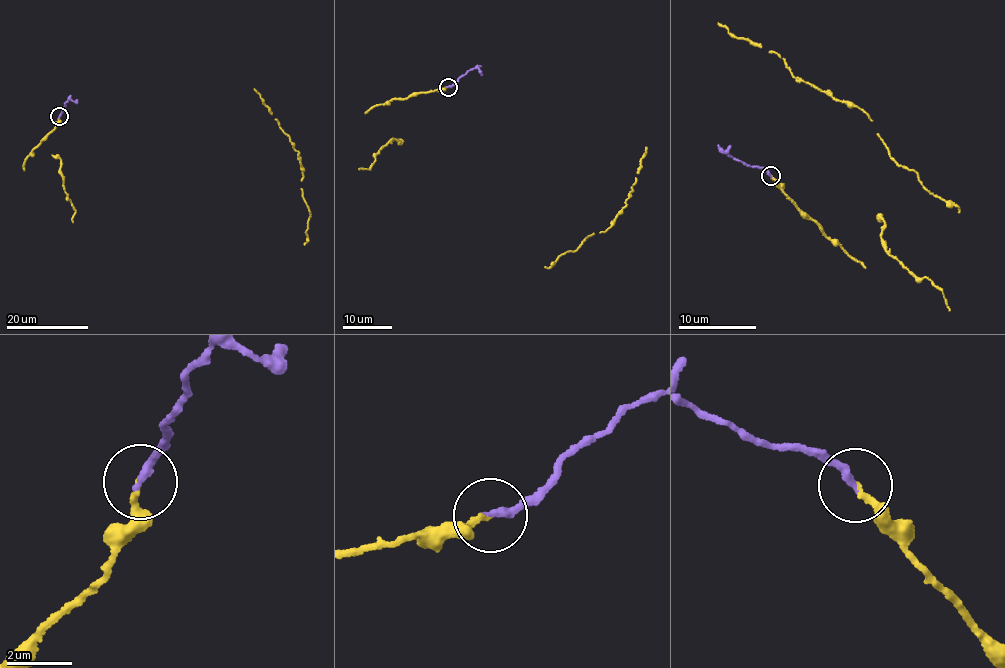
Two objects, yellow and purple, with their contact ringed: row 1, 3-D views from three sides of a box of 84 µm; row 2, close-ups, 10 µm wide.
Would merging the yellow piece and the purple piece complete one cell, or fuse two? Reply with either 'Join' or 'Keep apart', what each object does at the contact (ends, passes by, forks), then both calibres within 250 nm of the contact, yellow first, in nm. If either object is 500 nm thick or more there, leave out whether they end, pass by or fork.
Join. At the ring yellow ends. At the ring purple ends. Thickness 180 nm (yellow) against 240 nm

